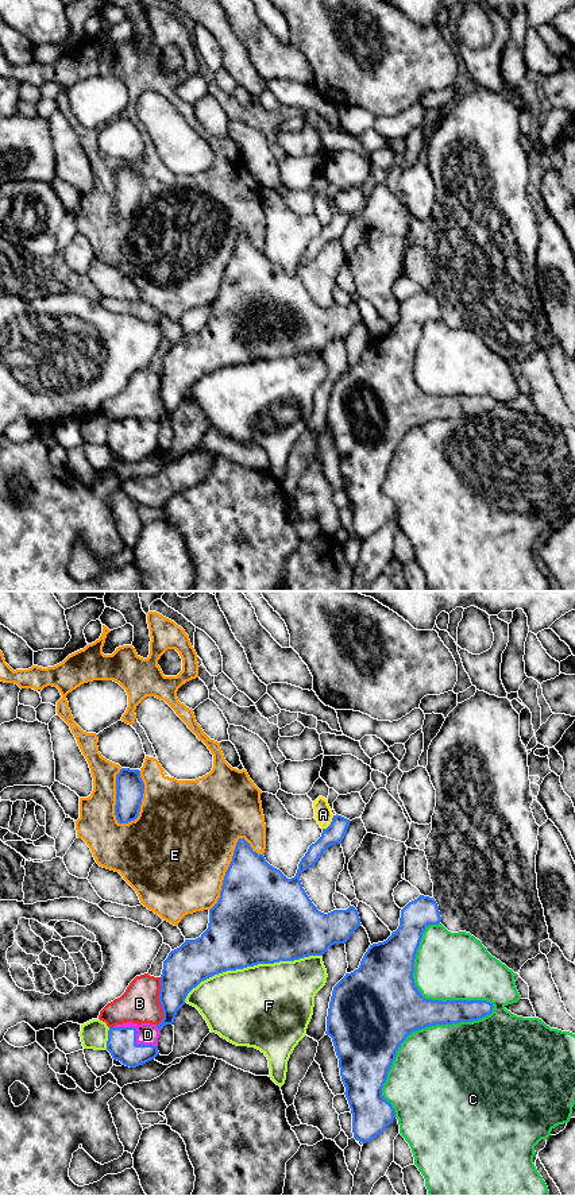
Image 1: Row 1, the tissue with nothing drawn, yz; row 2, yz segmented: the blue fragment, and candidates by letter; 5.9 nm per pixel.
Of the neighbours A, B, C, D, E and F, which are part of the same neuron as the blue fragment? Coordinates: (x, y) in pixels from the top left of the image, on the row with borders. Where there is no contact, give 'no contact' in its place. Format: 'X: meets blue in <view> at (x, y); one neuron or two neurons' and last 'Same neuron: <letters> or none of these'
A: meets blue in yz at (331, 824); two neurons
B: meets blue in yz at (159, 1002); two neurons
C: meets blue in yz at (486, 1015); two neurons
D: meets blue in yz at (135, 1036); one neuron
E: meets blue in yz at (116, 799); two neurons
F: meets blue in yz at (250, 965); two neurons
Same neuron: D

